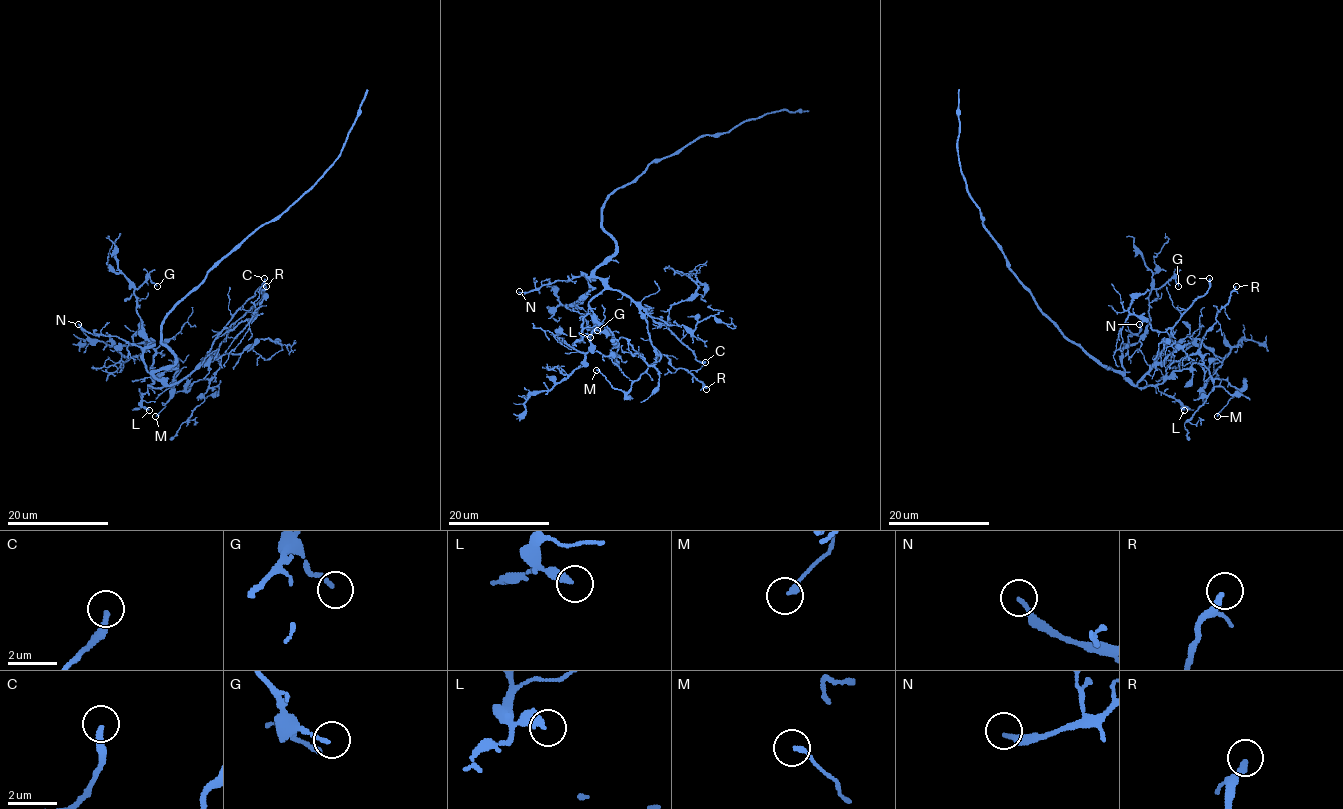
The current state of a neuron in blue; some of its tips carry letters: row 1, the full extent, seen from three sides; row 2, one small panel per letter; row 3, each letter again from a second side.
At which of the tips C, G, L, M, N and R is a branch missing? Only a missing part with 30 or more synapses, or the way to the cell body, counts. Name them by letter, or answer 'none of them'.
C, N, R

